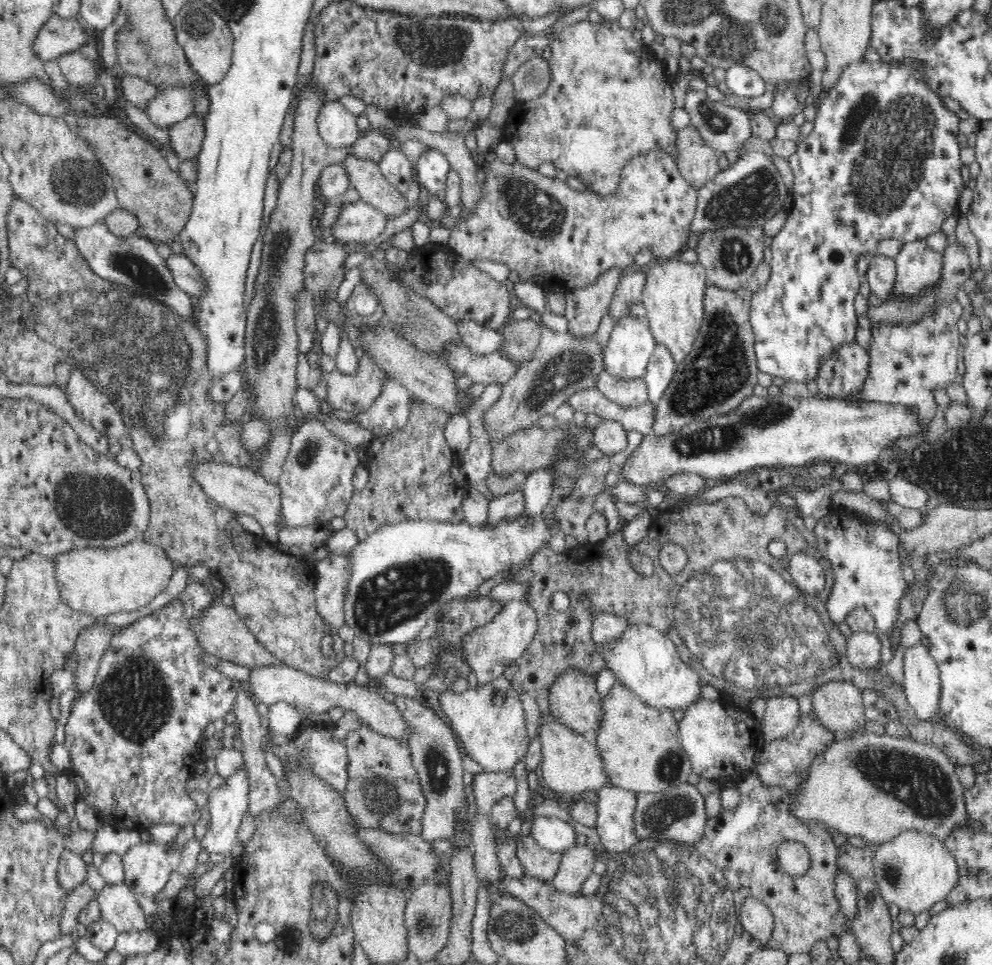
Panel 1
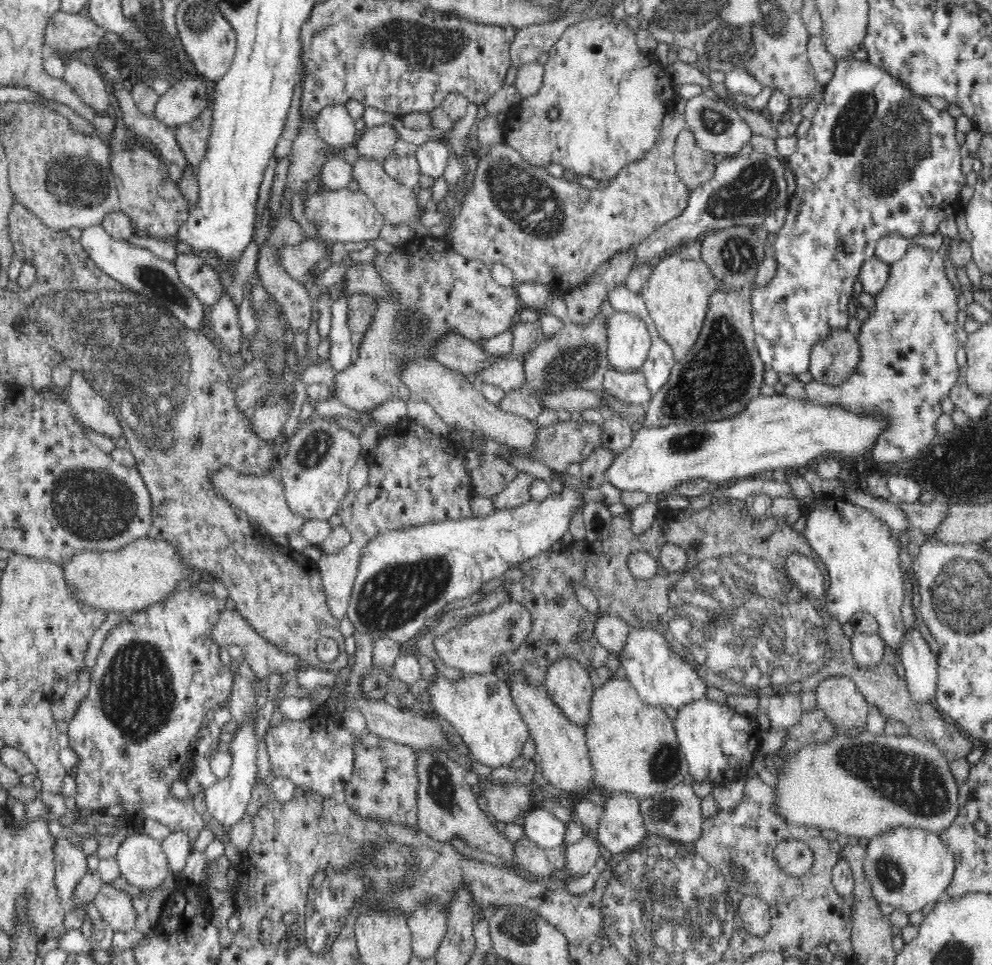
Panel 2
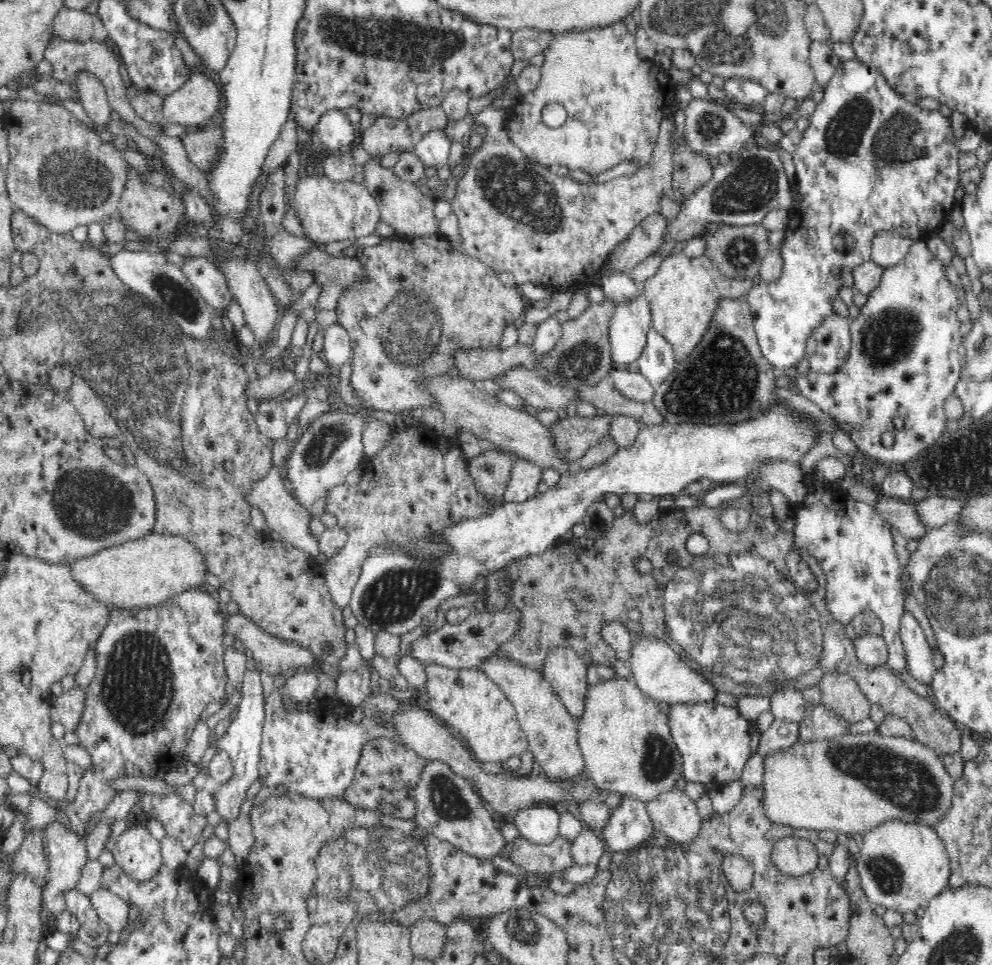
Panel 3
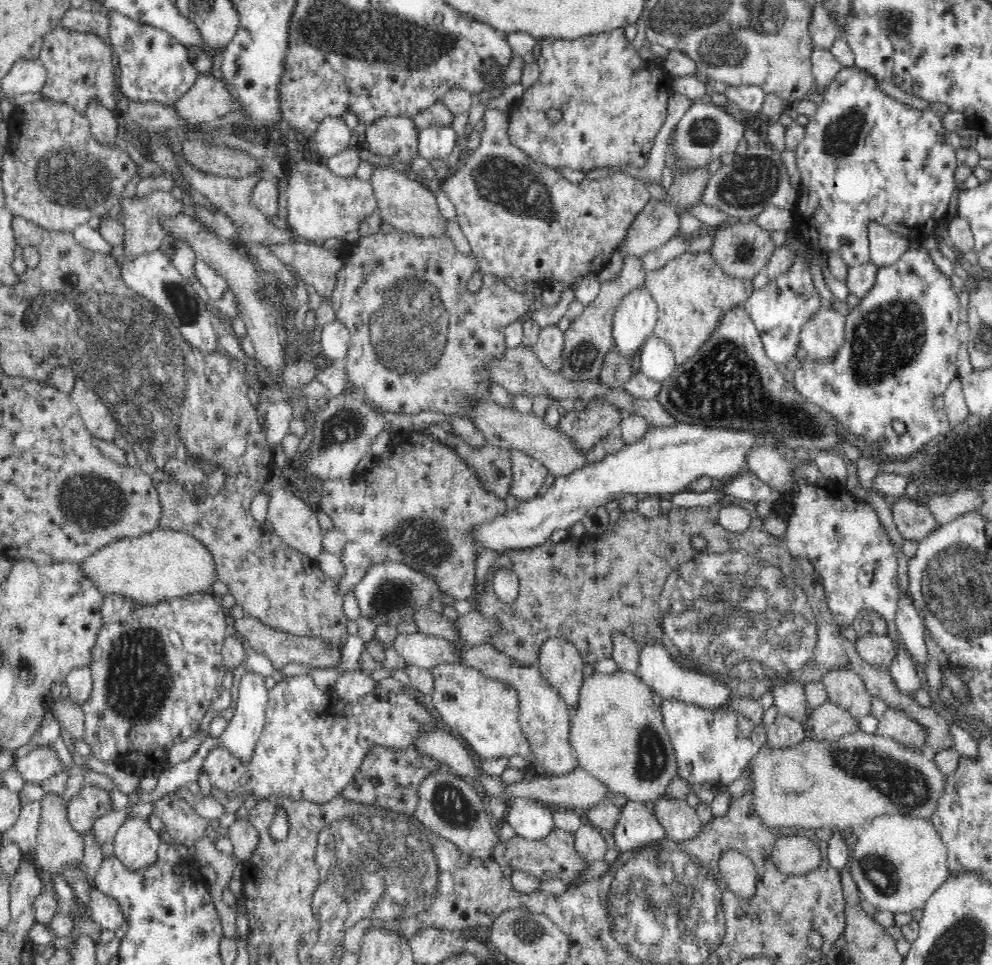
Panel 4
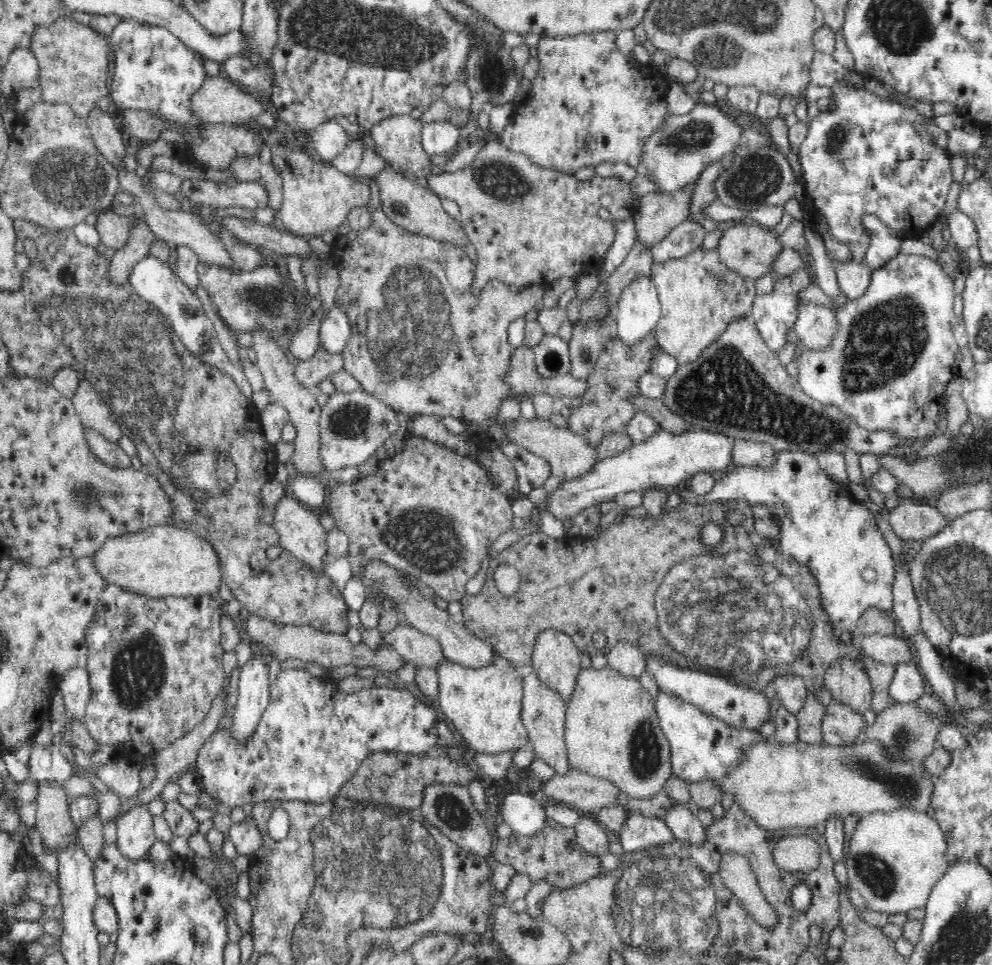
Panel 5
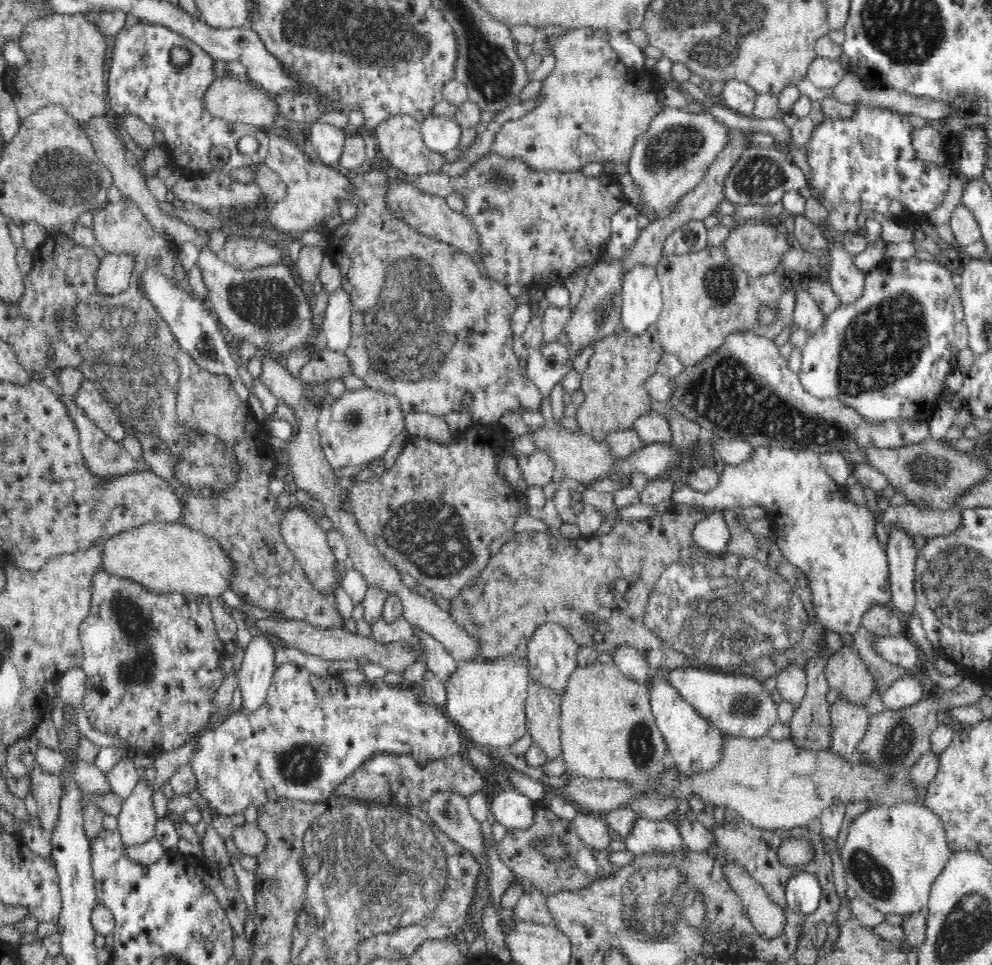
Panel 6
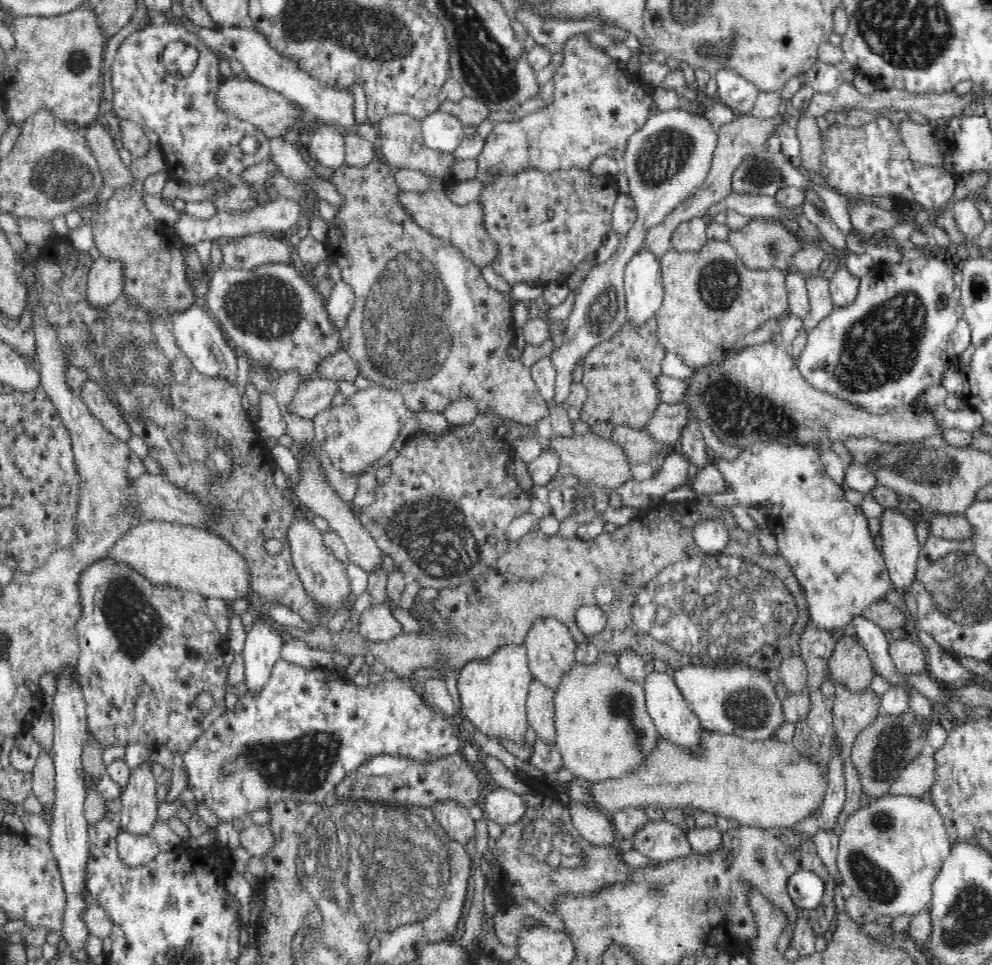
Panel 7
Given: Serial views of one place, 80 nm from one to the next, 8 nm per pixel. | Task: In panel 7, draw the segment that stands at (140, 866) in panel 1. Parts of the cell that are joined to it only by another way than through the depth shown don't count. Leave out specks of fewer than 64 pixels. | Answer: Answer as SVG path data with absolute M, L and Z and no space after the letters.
M142 764L131 772L127 787L120 794L122 808L116 817L122 831L150 836L158 819L156 787L156 777L148 764Z

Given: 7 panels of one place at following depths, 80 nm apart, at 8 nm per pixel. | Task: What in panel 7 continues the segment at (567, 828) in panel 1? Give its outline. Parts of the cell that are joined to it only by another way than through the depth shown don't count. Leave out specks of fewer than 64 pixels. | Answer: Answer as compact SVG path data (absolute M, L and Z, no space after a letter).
M492 786L484 797L483 814L499 825L516 825L525 815L522 797L512 790Z

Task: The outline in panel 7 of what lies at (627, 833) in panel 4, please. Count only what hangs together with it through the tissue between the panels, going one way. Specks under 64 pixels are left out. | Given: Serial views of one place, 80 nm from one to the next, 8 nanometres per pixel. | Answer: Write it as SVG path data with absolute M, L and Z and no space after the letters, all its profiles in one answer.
M665 820L646 821L630 838L632 848L657 862L686 857L692 851L686 834Z

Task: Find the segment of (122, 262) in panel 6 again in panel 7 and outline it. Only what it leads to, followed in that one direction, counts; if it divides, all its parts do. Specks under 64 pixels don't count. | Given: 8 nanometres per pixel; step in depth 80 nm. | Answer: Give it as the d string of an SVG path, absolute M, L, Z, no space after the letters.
M100 256L90 269L87 300L93 306L104 308L124 295L124 284L126 277L120 262Z

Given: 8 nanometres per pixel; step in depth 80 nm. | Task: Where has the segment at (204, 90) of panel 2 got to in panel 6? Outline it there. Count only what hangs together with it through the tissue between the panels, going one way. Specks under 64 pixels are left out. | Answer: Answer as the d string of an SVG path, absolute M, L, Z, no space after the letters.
M216 76L205 92L205 109L214 118L222 121L239 122L256 128L273 128L274 118L278 116L278 105L273 95L266 92L258 84L246 80L238 80L230 76Z

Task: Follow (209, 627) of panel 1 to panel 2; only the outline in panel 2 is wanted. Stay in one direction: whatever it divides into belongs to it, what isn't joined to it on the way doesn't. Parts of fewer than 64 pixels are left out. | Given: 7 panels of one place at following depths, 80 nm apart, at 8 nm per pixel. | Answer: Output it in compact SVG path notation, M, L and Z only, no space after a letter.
M222 605L220 617L218 618L217 624L214 624L212 630L213 642L217 644L221 651L229 650L229 648L233 646L242 649L243 654L238 662L244 662L249 665L259 680L268 677L271 673L288 673L295 669L296 664L299 663L299 659L296 656L289 656L277 650L264 638L261 638L236 609L231 610Z

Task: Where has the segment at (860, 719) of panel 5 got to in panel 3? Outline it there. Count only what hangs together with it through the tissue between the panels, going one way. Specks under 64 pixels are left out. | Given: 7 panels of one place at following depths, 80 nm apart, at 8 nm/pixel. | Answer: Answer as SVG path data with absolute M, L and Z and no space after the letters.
M805 703L804 718L798 723L796 742L833 739L845 734L849 725L830 709L822 705L808 708L808 704Z

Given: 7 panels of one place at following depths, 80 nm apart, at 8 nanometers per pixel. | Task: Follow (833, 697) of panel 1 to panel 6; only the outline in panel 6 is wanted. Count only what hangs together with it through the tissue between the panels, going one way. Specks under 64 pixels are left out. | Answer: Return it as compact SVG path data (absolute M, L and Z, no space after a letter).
M849 640L842 650L827 661L825 675L829 689L836 691L838 697L866 707L875 684L866 664L862 662L852 645Z

